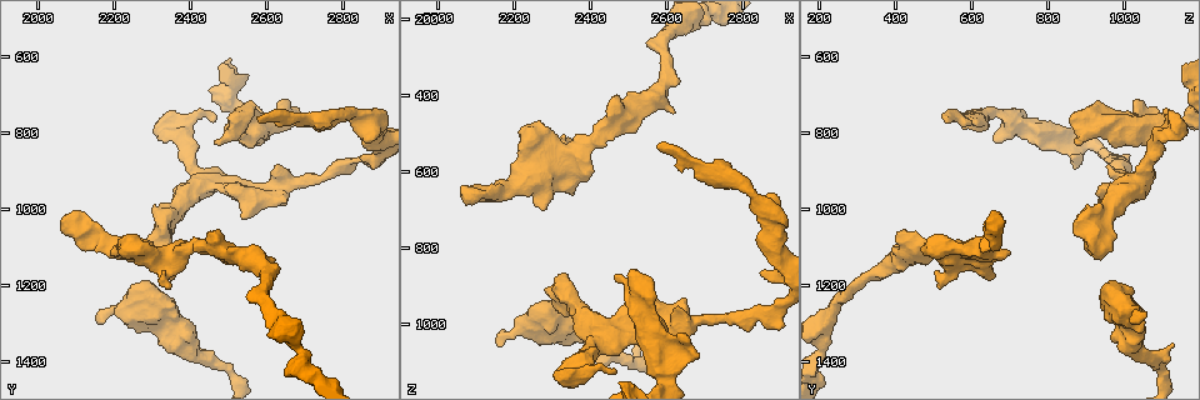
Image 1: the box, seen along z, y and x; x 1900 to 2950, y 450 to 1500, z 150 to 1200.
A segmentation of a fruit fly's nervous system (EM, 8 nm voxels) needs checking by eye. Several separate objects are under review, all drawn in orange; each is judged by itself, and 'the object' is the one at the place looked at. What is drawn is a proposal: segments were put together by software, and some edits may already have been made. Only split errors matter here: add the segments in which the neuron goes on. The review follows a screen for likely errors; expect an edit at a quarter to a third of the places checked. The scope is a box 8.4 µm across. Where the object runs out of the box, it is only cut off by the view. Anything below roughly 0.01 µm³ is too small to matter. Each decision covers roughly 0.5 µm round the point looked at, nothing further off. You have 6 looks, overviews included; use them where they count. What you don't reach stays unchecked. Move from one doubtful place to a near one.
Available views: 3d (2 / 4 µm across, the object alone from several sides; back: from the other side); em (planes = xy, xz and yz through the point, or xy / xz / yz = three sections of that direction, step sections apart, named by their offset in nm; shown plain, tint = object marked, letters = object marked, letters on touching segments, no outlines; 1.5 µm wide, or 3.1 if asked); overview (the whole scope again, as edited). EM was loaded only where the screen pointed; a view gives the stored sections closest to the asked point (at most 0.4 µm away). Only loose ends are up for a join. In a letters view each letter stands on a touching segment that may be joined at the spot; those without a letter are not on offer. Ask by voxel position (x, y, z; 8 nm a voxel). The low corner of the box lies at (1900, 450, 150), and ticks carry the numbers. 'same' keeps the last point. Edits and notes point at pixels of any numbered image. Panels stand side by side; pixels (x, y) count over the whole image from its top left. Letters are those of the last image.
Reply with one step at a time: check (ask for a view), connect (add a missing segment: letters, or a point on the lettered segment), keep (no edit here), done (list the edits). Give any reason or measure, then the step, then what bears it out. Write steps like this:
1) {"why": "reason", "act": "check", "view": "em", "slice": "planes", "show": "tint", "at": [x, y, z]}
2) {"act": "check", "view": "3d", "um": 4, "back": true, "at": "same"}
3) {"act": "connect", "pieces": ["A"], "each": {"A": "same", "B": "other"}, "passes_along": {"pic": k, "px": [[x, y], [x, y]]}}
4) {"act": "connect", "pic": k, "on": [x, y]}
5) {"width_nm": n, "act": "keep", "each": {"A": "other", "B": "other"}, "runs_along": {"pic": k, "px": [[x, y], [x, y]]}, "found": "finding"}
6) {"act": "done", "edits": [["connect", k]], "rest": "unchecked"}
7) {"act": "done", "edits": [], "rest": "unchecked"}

{"why": "branch stops here", "act": "check", "view": "3d", "um": 2, "at": [2575, 775, 530]}

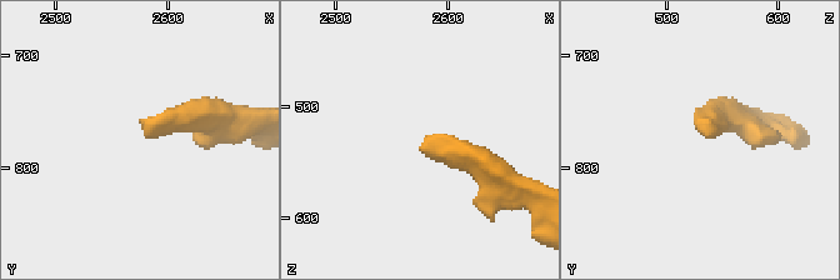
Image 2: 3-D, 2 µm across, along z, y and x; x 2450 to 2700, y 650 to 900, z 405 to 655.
{"act": "check", "view": "em", "slice": "planes", "show": "plain", "at": [2580, 770, 536]}

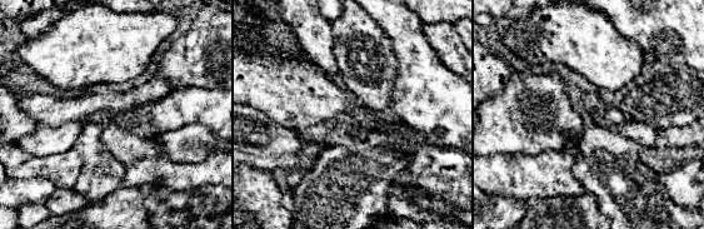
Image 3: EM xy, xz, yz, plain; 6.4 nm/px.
{"act": "check", "view": "em", "slice": "planes", "show": "letters", "at": "same"}

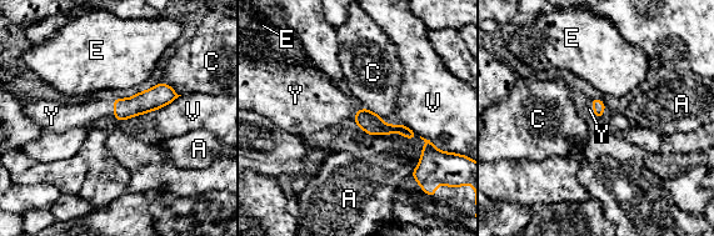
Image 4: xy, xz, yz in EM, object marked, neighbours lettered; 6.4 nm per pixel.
{"act": "connect", "pic": 4, "on": [83, 114], "each": {"A": "other", "C": "other", "E": "other", "V": "other", "Y": "same"}, "found": "it goes on there"}

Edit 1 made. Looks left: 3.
{"act": "check", "view": "overview"}

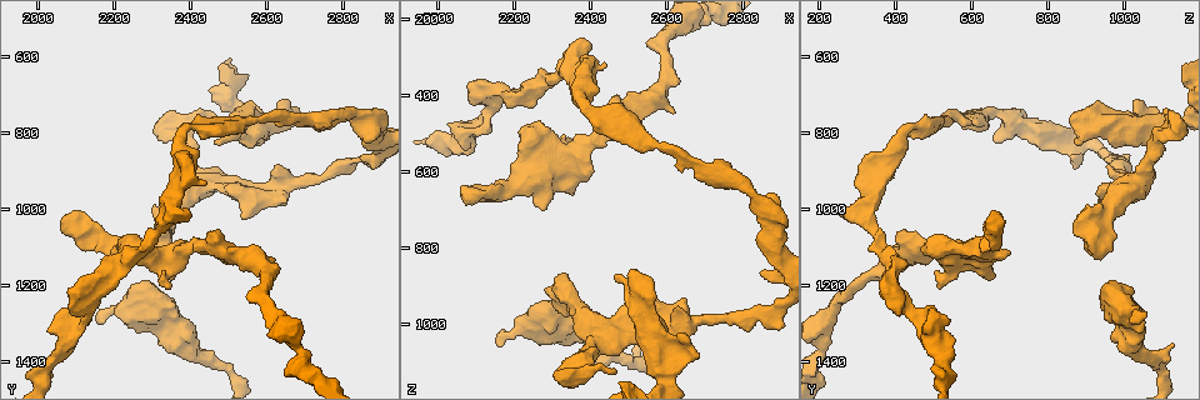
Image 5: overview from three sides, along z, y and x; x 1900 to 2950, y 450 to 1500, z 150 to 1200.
{"why": "an open end", "act": "check", "view": "em", "slice": "planes", "show": "letters", "at": [2465, 815, 880]}

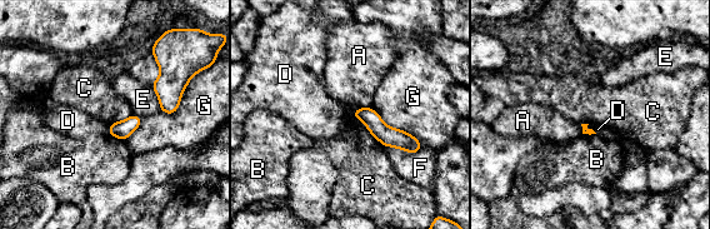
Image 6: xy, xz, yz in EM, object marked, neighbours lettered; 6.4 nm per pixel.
{"act": "keep", "each": {"A": "other", "B": "other", "C": "other", "D": "other", "E": "other", "F": "other", "G": "other"}, "border": {"pic": 6, "px": [[355, 109], [353, 114], [379, 143]]}, "found": "none of them fits"}

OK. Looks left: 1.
{"act": "done", "edits": [["connect", 4]], "rest": "unchecked"}

